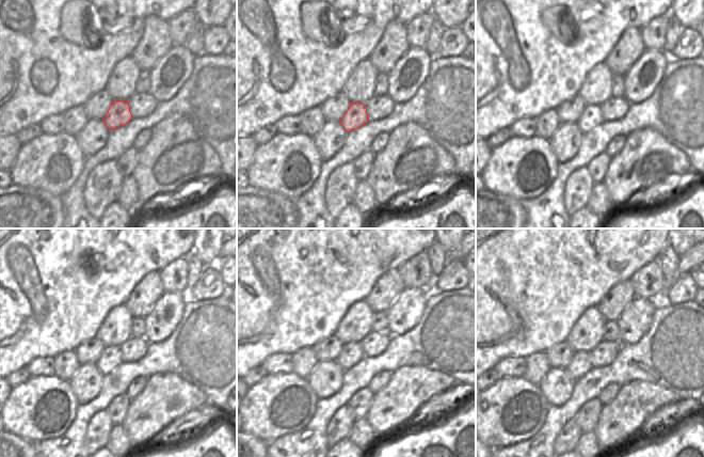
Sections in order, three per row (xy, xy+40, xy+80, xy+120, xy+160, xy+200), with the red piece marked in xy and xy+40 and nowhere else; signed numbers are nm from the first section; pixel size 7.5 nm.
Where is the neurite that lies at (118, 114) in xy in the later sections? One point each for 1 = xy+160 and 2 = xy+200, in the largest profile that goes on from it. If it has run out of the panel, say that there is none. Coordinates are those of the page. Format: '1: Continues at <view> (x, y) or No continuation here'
1: Continues at xy+160 (341, 363)
2: Continues at xy+200 (580, 363)

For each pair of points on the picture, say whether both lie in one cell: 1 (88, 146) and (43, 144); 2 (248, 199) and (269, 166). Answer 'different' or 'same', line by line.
1: different
2: different

